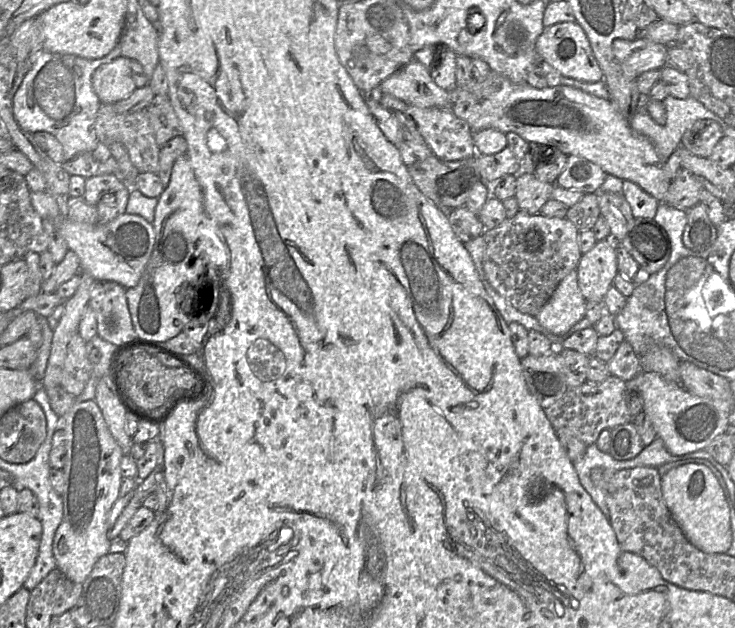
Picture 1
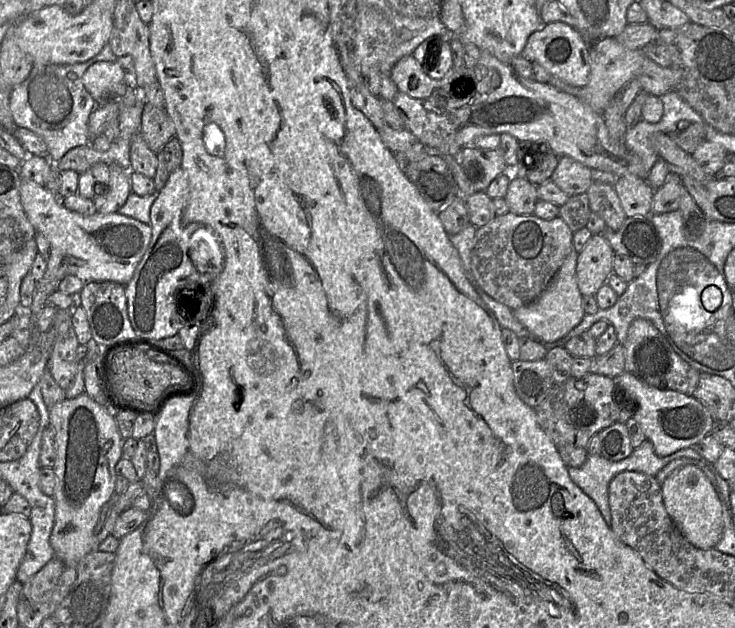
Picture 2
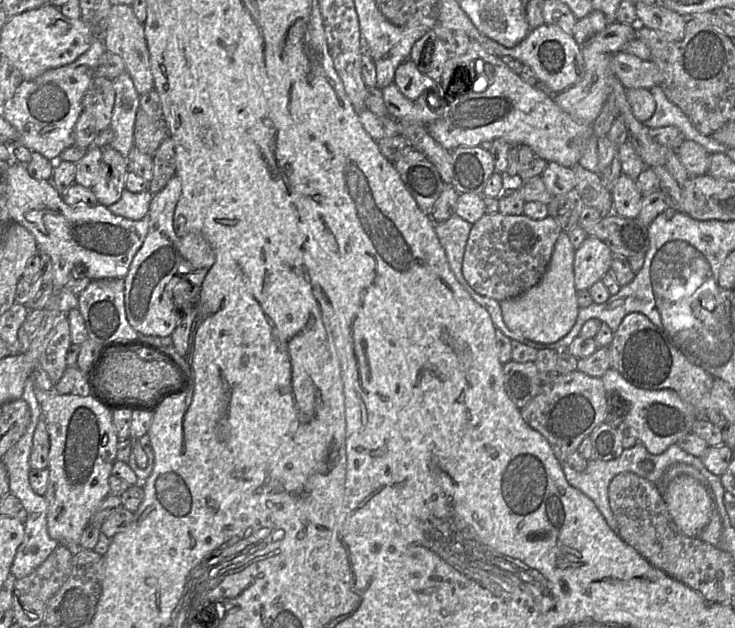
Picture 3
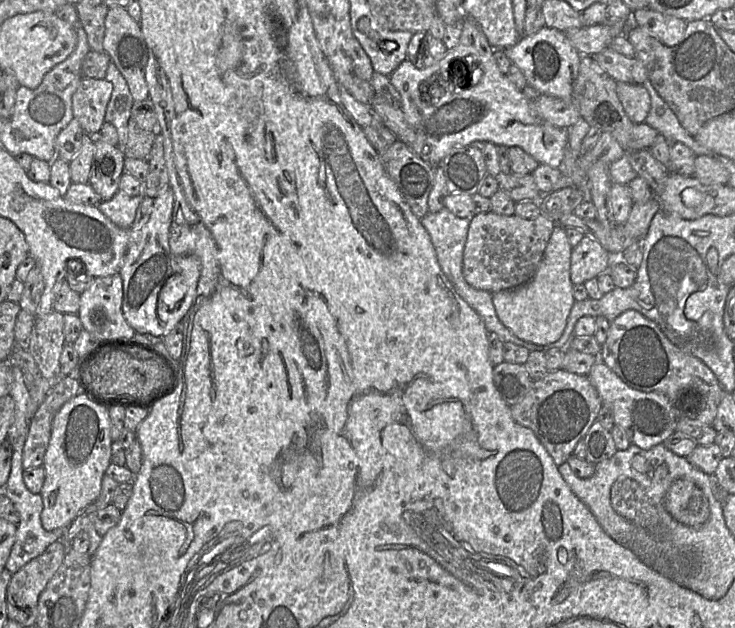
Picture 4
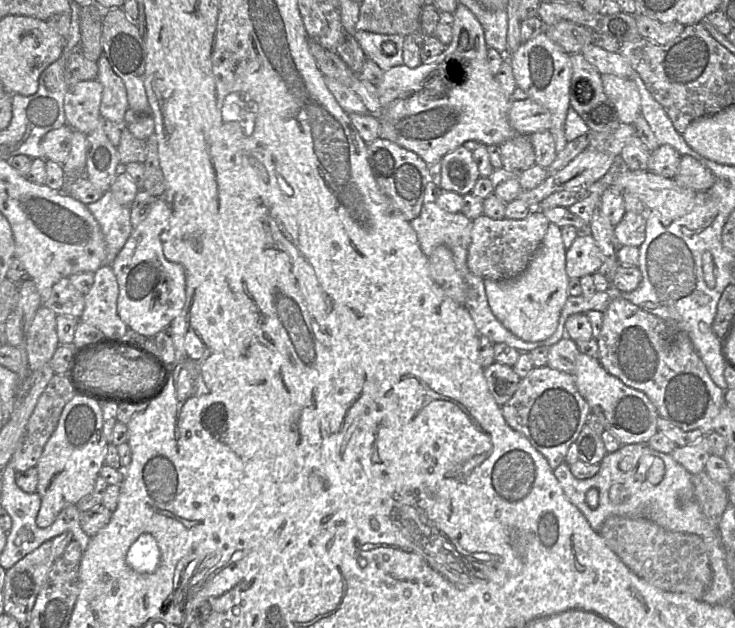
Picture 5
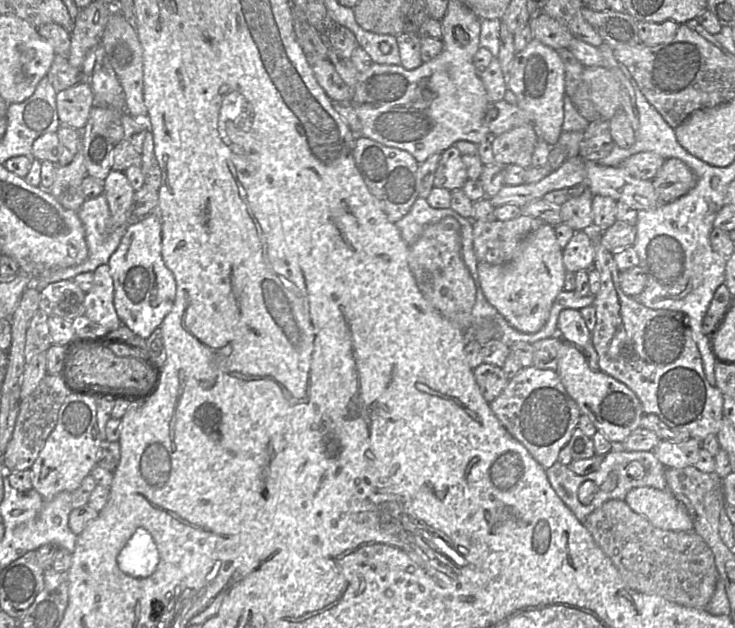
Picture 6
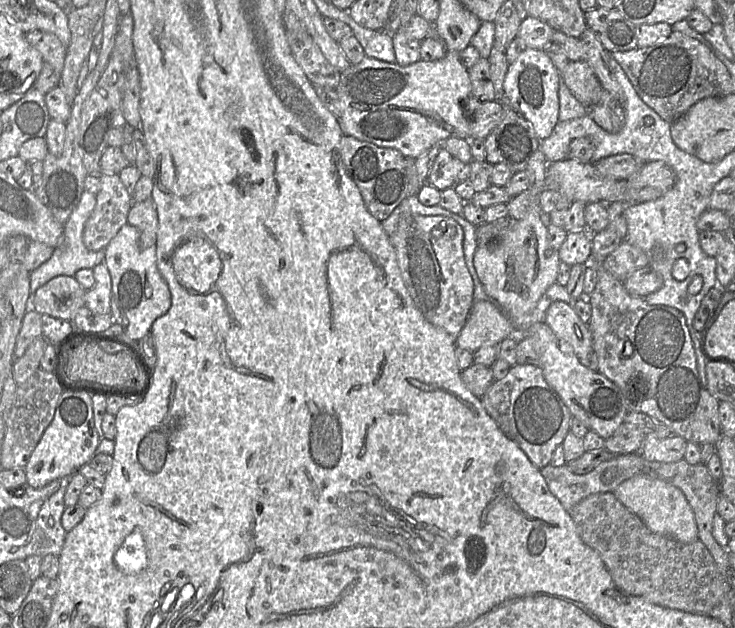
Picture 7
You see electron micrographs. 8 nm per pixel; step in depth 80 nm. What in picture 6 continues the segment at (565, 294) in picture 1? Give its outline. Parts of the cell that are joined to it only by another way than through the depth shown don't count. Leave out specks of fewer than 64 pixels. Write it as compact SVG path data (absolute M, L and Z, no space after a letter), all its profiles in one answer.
M543 224L521 243L511 261L492 265L477 261L483 294L505 321L523 333L539 331L549 318L557 295L563 290L566 269L554 227Z

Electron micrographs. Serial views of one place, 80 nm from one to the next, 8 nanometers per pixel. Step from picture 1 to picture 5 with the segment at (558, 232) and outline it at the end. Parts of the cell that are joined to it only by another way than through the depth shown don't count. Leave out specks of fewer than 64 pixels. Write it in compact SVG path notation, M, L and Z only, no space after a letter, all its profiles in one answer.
M535 209L524 219L493 220L481 215L472 221L471 243L468 247L467 267L482 279L507 280L522 274L539 248L550 222Z

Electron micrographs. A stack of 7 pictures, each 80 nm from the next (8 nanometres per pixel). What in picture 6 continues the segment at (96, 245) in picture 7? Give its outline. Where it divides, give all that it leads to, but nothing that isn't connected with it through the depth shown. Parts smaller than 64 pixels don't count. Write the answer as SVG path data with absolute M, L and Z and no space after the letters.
M111 170L103 182L110 217L107 220L107 232L113 232L120 226L132 222L131 208L135 190L122 171Z

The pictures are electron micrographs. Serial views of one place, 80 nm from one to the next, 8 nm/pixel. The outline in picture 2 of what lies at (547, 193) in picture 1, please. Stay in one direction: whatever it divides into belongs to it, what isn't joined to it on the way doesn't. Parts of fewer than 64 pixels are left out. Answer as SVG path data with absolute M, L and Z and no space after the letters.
M513 176L503 199L506 201L510 213L532 215L535 205L539 201L537 186L524 177Z

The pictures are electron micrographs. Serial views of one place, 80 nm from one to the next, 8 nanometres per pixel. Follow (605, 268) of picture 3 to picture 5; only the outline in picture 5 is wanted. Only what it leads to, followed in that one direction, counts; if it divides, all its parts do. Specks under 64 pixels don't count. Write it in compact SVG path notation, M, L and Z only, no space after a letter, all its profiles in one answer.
M581 232L566 251L566 273L569 278L581 278L598 272L603 264L601 252L588 232Z

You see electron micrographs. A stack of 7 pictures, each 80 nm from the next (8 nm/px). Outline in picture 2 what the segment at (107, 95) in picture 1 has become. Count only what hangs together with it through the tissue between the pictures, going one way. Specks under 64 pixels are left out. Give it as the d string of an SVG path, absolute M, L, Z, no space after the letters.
M116 59L91 65L82 77L82 83L98 103L118 100L129 87L124 81L124 72Z

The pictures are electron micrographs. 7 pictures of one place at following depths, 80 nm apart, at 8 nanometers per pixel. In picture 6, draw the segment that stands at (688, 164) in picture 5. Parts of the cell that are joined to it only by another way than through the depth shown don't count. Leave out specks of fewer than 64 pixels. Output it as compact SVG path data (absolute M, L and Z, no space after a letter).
M666 159L652 180L663 202L673 201L689 192L696 184L694 172L680 159Z

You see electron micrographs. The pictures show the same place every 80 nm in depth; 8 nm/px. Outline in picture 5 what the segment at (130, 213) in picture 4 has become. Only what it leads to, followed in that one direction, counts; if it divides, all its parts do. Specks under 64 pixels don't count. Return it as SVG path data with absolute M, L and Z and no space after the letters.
M109 190L96 202L87 205L104 236L106 247L105 264L111 265L132 232L130 207L117 202Z

